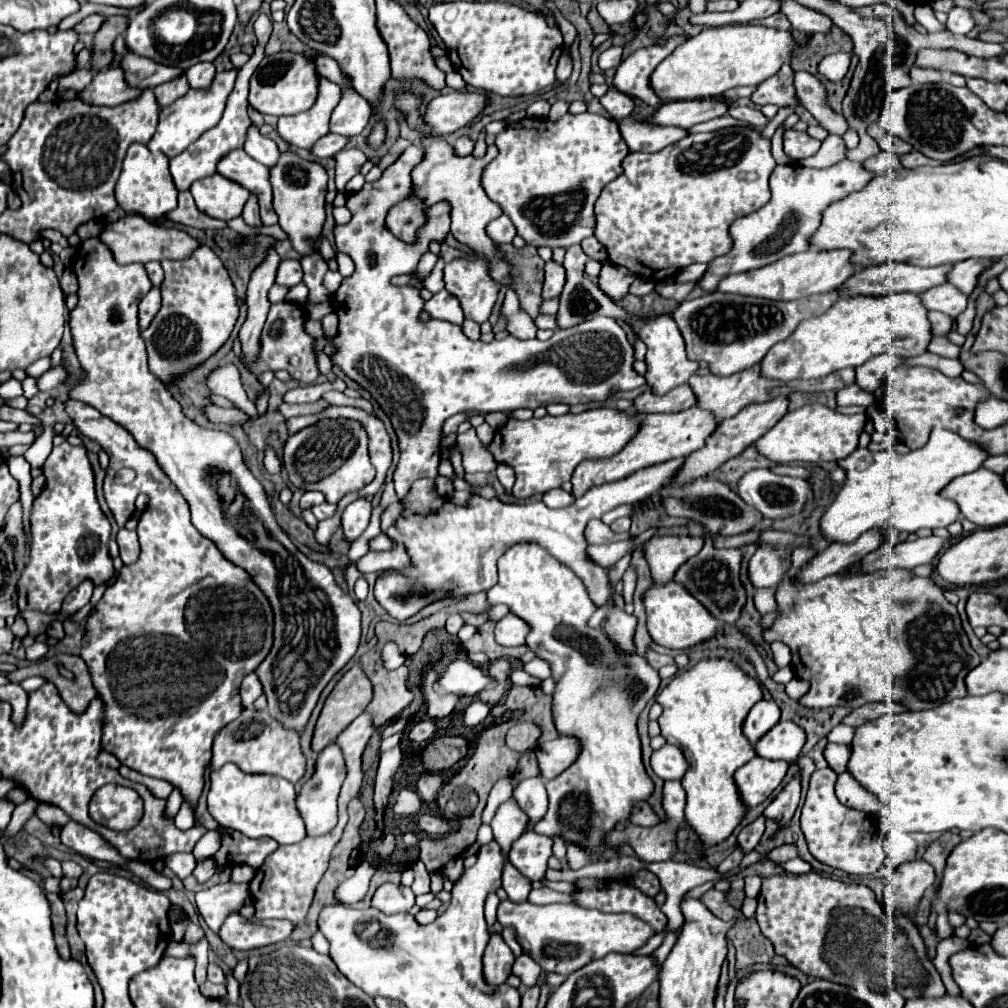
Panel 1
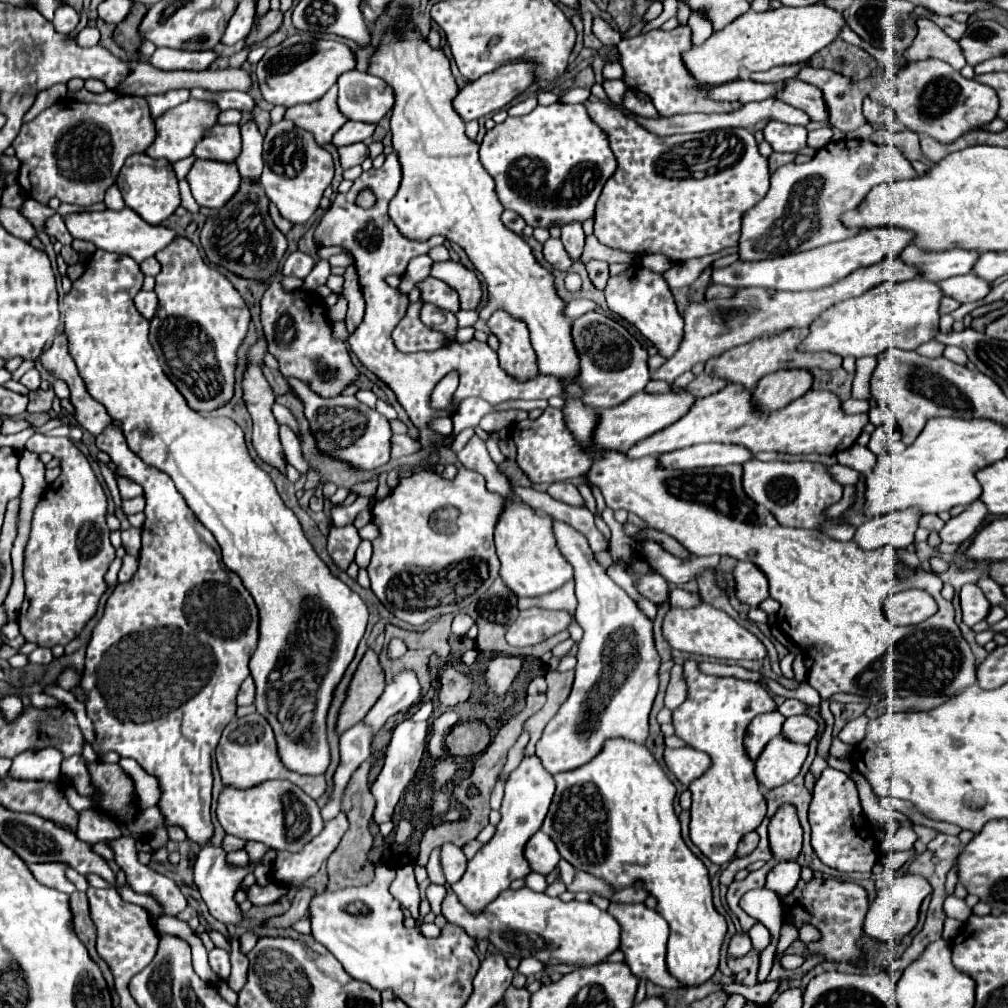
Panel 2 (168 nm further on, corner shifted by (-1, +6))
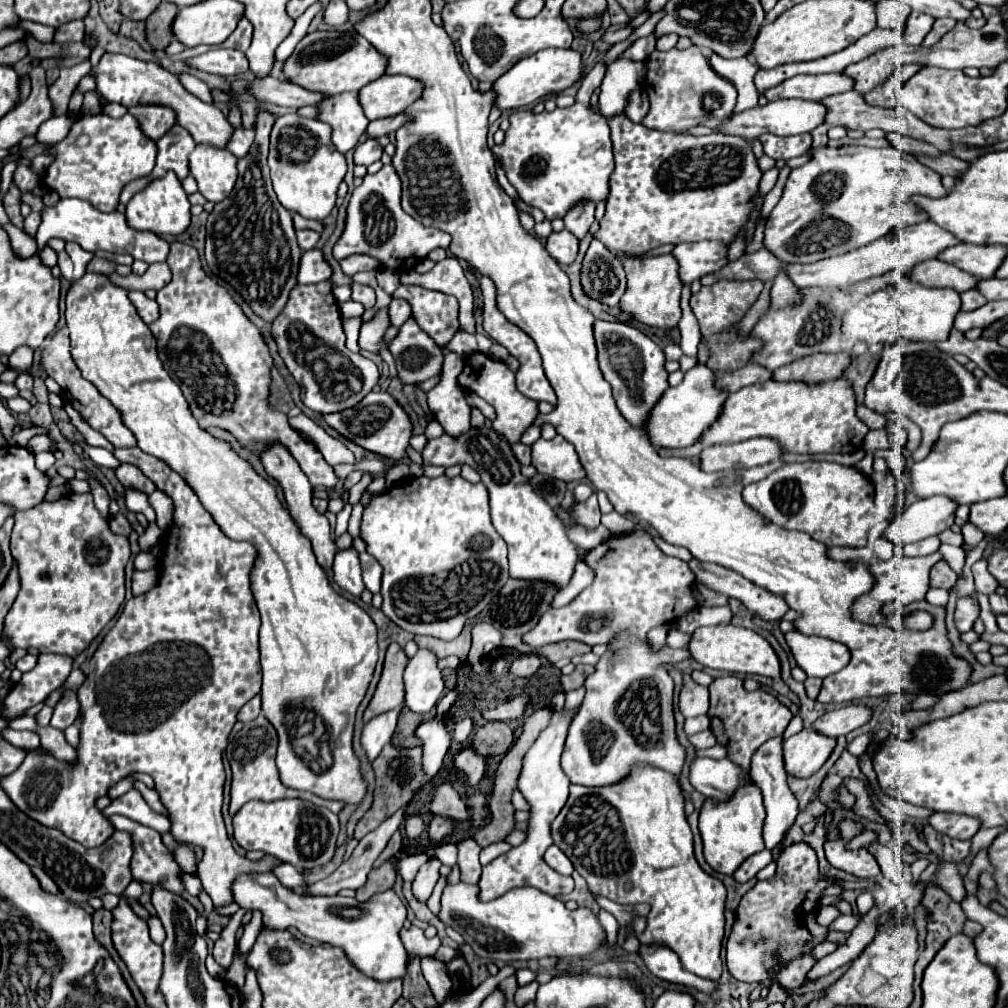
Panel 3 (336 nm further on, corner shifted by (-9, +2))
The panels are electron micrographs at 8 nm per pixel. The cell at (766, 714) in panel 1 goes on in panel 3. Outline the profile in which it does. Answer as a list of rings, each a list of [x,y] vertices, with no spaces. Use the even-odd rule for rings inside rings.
[[[774,737],[766,741],[752,757],[752,767],[750,767],[752,781],[760,787],[762,797],[764,797],[764,807],[766,807],[766,819],[764,819],[764,843],[772,851],[780,841],[786,839],[790,827],[796,821],[798,811],[798,801],[794,793],[786,785],[786,769],[784,769],[784,757],[782,757],[782,737]]]

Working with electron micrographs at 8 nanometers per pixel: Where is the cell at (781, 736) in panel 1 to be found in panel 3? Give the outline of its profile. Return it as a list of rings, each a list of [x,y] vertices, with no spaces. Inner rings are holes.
[[[844,705],[840,709],[824,713],[820,719],[814,721],[812,727],[820,733],[826,733],[828,737],[840,737],[866,725],[872,715],[874,711],[868,705]]]

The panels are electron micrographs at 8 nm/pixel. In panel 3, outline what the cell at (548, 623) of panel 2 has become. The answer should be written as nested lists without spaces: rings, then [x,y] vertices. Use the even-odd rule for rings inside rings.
[[[644,531],[608,537],[604,543],[588,551],[584,563],[594,571],[592,585],[566,607],[544,613],[538,625],[524,635],[528,645],[542,647],[574,639],[594,647],[608,645],[622,633],[634,635],[636,641],[644,641],[650,629],[672,623],[698,607],[698,601],[692,595],[696,577],[688,563],[664,555]],[[676,605],[682,607],[678,613]]]

